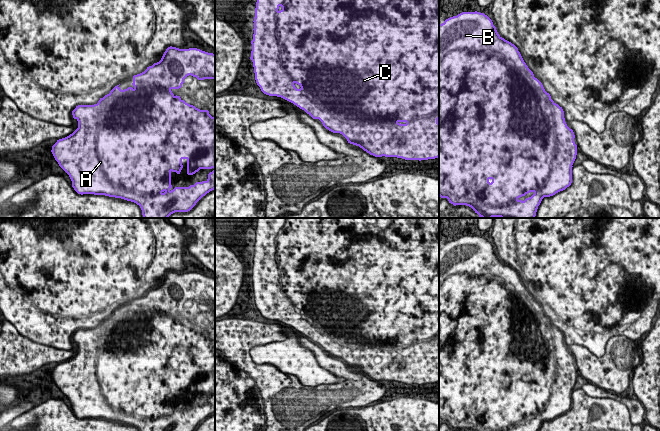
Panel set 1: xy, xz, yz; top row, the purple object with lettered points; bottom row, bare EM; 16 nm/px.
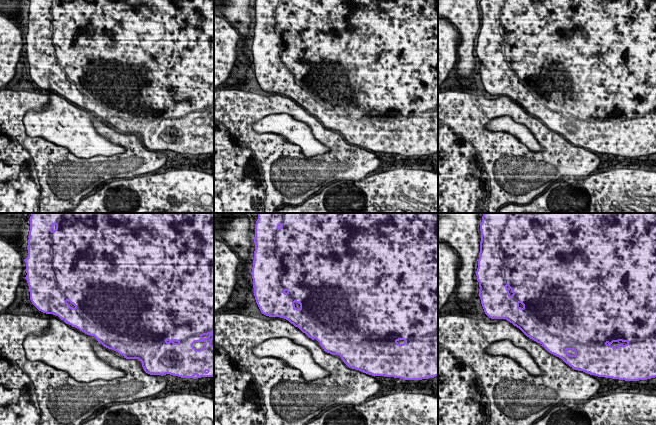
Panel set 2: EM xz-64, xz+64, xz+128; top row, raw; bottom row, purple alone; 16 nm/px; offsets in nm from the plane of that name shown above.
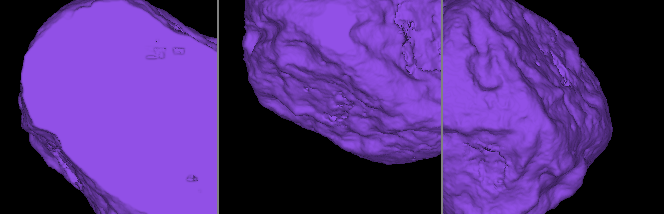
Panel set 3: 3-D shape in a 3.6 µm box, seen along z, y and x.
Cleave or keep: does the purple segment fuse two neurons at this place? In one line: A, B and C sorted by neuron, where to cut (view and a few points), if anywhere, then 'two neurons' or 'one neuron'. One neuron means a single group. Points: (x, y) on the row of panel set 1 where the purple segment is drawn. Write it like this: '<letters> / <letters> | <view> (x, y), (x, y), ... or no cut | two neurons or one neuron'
A B C | no cut | one neuron

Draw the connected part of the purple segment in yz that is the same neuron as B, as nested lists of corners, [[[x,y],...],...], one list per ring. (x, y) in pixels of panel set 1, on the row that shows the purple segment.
[[[477,11],[462,12],[457,16],[446,19],[442,24],[439,24],[439,196],[441,198],[447,198],[449,203],[454,206],[466,205],[471,207],[481,218],[535,218],[538,206],[544,197],[553,196],[556,193],[565,190],[572,183],[572,165],[577,155],[577,145],[574,142],[574,138],[575,135],[573,130],[570,129],[565,122],[562,107],[551,99],[550,94],[545,91],[542,83],[534,77],[533,72],[524,62],[518,48],[498,34],[492,20],[487,15]]]

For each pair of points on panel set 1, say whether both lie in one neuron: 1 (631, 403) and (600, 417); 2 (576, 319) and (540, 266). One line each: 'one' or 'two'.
1: two
2: one

